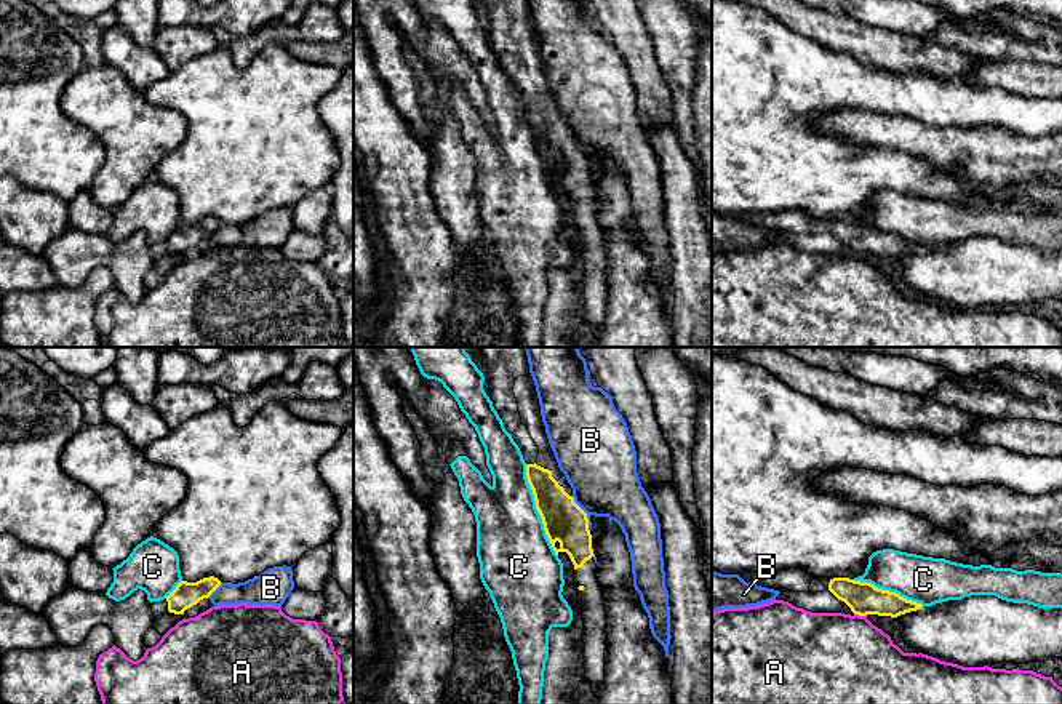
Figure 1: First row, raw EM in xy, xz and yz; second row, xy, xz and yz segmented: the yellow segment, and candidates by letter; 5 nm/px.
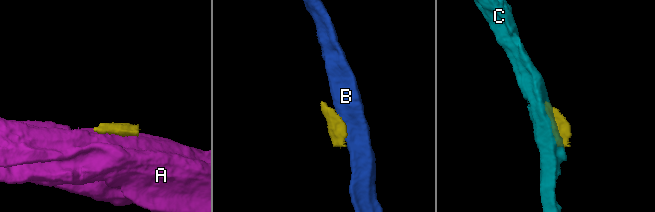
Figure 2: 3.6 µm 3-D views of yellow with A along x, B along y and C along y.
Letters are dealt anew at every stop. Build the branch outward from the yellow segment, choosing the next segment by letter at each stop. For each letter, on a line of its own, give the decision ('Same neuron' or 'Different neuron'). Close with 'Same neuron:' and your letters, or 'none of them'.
A: Different neuron
B: Different neuron
C: Different neuron
Same neuron: none of them

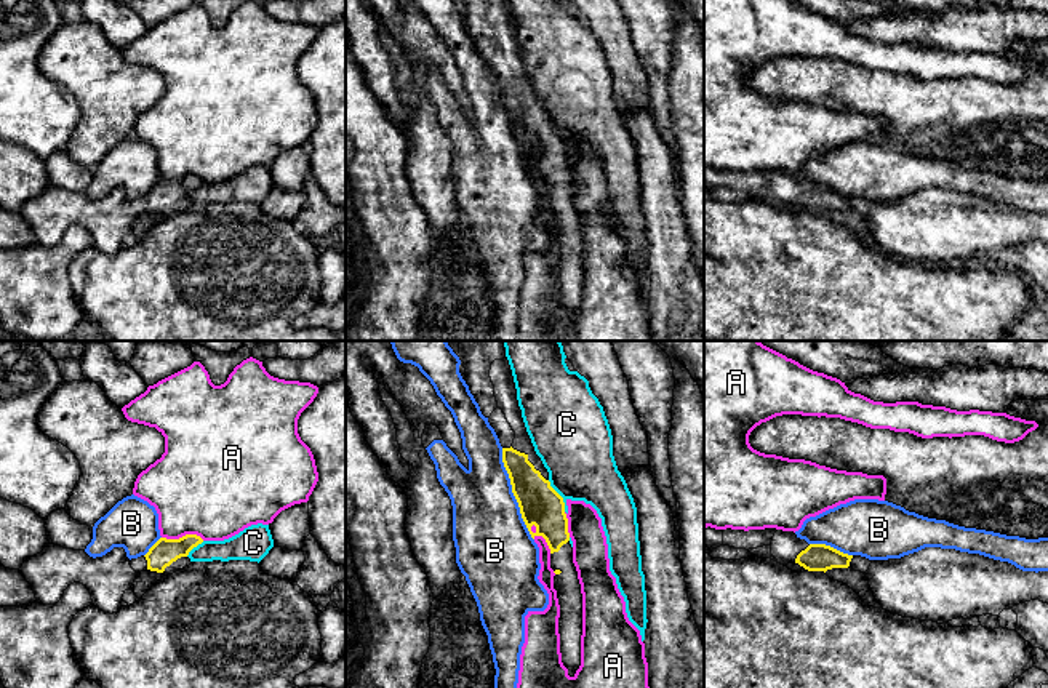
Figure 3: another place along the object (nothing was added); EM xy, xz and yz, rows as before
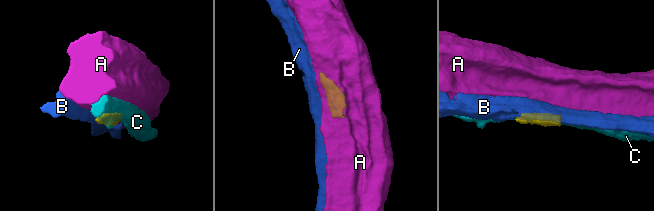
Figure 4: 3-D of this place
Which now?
A: Different neuron
B: Different neuron
C: Different neuron
Same neuron: none of them

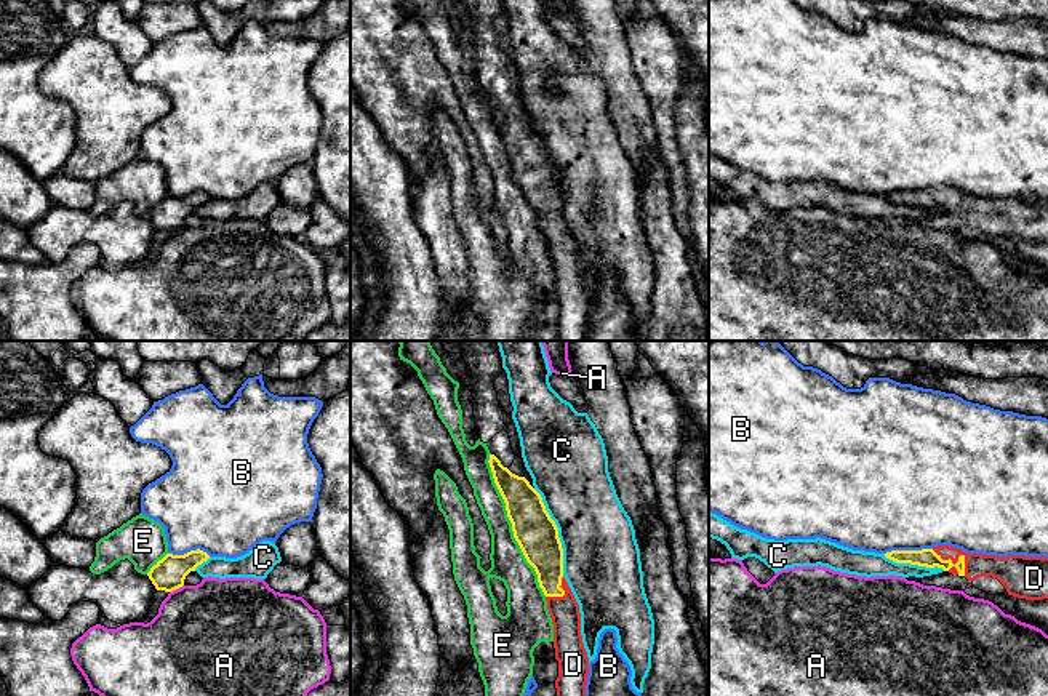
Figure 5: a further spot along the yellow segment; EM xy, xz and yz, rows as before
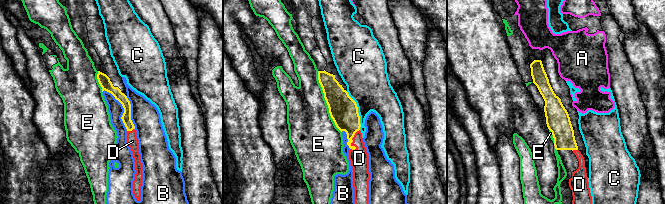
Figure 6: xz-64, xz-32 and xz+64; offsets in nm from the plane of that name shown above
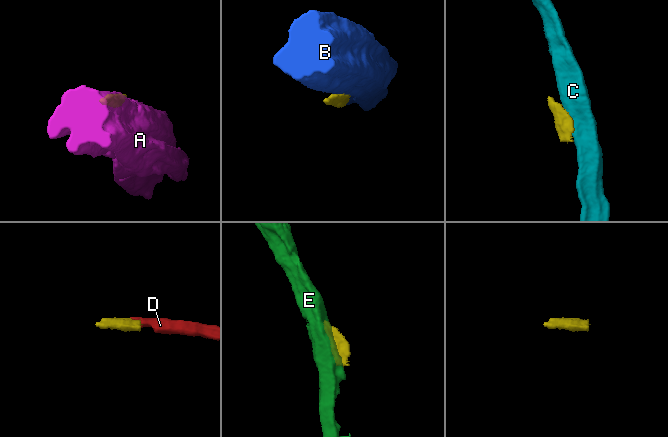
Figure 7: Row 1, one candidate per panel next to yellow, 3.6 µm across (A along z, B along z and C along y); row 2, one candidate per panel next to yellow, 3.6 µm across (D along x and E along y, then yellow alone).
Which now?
A: Different neuron
B: Different neuron
C: Different neuron
D: Same neuron
E: Different neuron
Same neuron: D

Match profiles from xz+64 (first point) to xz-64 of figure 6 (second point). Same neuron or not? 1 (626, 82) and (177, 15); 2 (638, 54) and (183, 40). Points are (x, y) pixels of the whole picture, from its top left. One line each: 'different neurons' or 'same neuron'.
1: different neurons
2: same neuron

